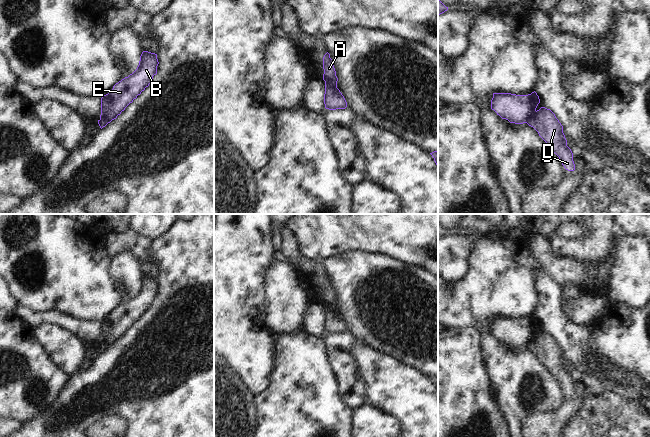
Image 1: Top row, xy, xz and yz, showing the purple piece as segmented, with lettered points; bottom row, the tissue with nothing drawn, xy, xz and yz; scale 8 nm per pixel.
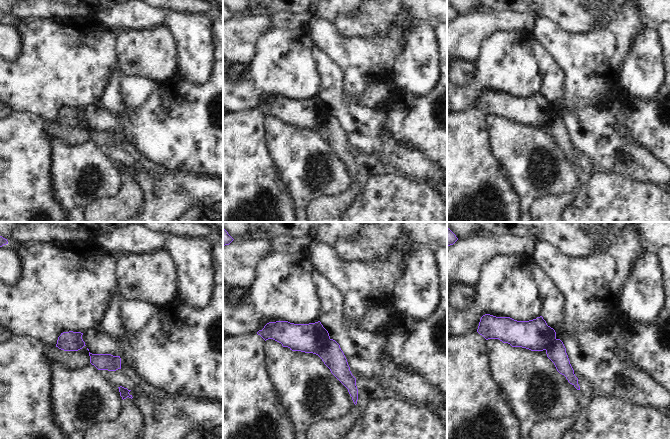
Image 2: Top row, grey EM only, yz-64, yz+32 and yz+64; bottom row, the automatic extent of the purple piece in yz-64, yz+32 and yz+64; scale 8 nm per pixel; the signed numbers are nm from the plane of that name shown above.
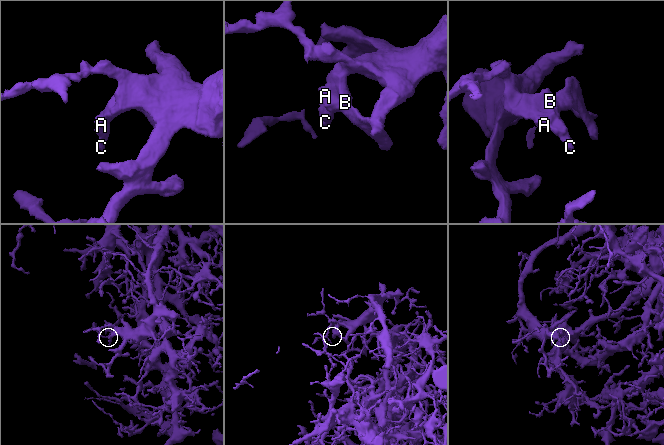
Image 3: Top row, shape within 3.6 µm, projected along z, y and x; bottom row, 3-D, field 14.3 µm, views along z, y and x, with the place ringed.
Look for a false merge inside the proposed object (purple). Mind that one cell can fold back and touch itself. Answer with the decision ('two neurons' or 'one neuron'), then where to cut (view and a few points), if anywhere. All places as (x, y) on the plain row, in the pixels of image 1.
two neurons; cut xz (324, 303), (329, 303), (336, 307)

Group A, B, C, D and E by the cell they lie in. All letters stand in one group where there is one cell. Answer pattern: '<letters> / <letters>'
A B E / C D

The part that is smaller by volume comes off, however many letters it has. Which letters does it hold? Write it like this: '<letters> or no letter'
C, D

